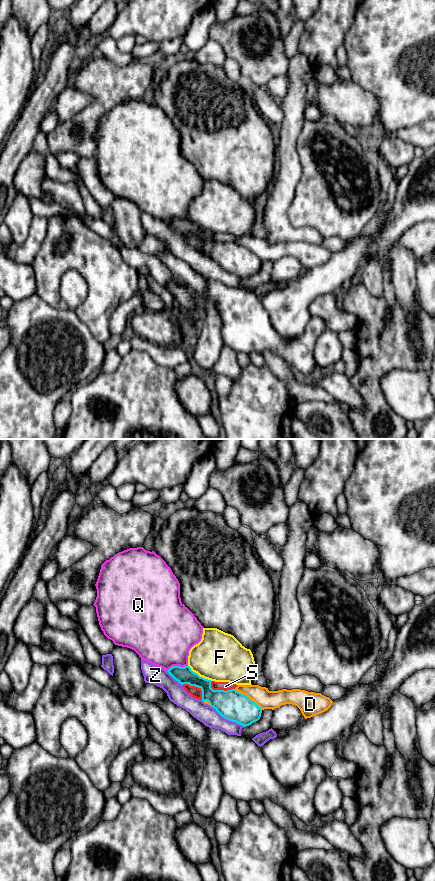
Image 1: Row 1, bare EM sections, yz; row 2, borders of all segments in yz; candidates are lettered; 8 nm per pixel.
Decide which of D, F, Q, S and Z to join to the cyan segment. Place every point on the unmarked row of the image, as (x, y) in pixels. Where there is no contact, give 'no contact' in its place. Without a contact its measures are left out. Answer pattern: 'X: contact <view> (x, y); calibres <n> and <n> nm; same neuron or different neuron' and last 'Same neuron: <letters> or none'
D: contact yz (248, 249); calibres 240 and 160 nm; different neuron
F: contact yz (198, 227); calibres 160 and 400 nm; different neuron
Q: contact yz (177, 218); calibres 140 and 460 nm; different neuron
S: contact yz (220, 242); calibres 240 and 70 nm; different neuron
Z: contact yz (227, 271); calibres 240 and 150 nm; different neuron
Same neuron: none

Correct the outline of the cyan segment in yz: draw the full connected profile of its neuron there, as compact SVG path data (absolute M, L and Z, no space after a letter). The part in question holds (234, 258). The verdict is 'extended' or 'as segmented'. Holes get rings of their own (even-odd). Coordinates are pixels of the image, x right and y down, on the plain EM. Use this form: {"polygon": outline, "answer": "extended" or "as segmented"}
{"polygon": "M173 218L167 223L181 237L189 236L202 242L202 253L208 253L225 271L236 274L244 279L258 273L262 261L249 249L231 242L213 242L211 232L200 229L189 218Z", "answer": "as segmented"}

